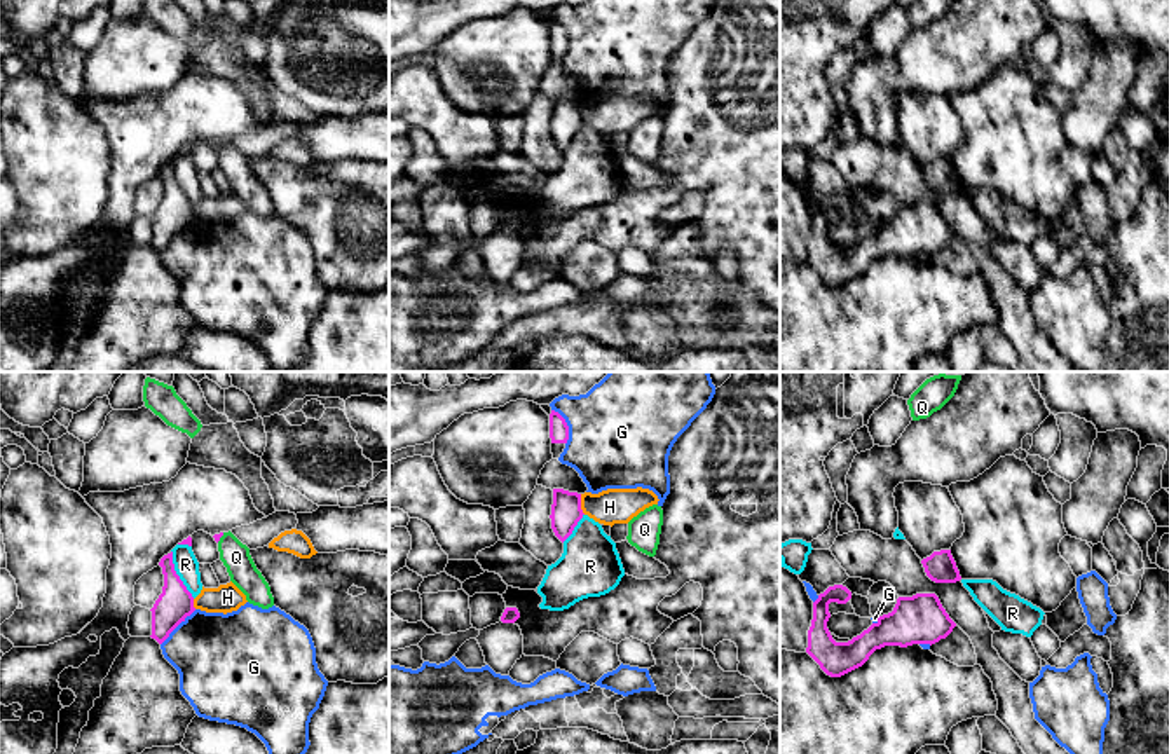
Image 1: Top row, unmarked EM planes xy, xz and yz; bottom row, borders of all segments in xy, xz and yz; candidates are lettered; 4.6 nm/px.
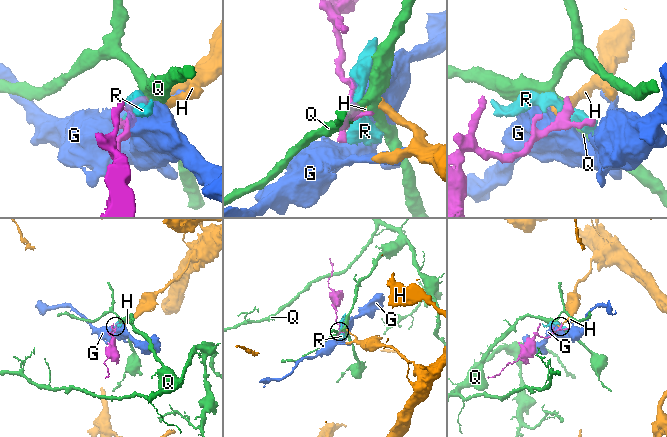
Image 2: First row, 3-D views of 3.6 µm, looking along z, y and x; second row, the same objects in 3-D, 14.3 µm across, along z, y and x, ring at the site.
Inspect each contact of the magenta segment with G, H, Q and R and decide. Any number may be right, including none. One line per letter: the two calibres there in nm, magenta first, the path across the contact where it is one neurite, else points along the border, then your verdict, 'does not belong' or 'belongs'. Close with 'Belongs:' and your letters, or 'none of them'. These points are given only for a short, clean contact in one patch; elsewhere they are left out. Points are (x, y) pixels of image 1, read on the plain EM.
G: 160/400 nm | does not belong
H: 140/160 nm | along xz (580, 103), (580, 117), (585, 123) | does not belong
Q: 30/130 nm | along xy (224, 142), (217, 150) | does not belong
R: 160/110 nm | does not belong
Belongs: none of them

